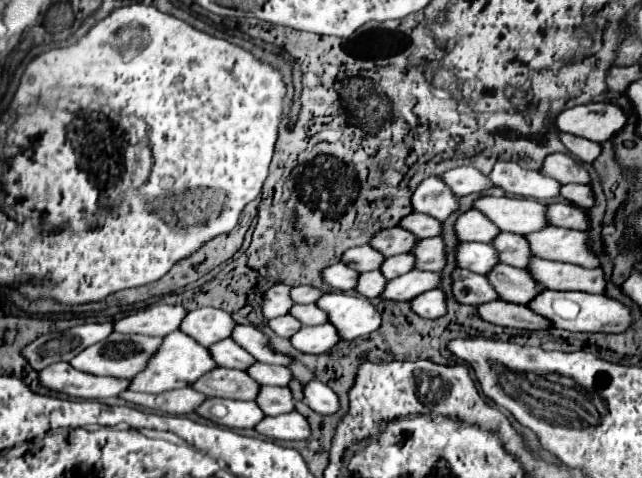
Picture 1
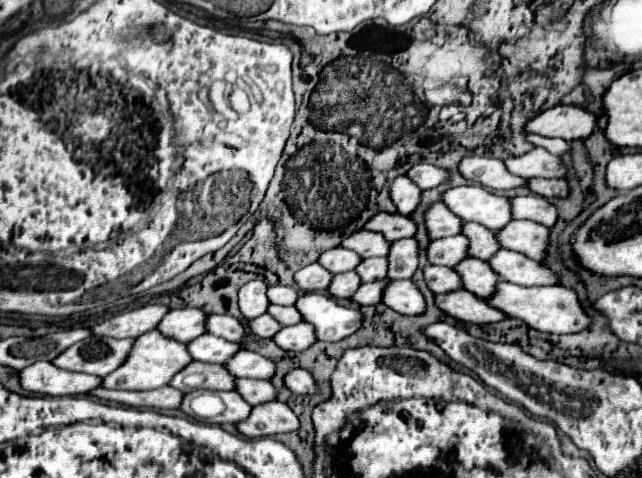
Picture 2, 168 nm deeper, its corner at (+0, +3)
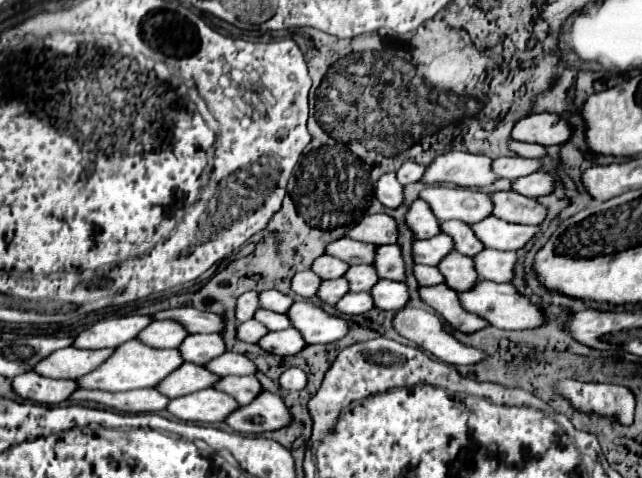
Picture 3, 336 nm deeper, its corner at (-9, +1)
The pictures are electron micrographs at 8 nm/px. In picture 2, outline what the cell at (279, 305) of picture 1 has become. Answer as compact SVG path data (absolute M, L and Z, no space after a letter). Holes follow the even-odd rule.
M253 280L247 282L241 290L239 290L239 310L245 318L257 318L261 314L265 314L269 300L267 300L267 284L261 280Z

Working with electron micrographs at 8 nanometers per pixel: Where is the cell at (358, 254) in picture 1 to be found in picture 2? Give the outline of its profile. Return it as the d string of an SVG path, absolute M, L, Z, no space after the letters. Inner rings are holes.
M331 248L327 252L323 252L319 256L319 264L323 268L327 268L331 274L339 274L339 272L349 272L355 268L355 264L359 264L359 256L355 256L355 252L347 250L347 248Z

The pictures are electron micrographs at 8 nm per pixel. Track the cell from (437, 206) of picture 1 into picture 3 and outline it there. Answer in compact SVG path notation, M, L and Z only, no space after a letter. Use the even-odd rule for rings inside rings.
M384 174L376 186L376 198L386 208L398 208L404 204L404 186L396 182L396 174Z

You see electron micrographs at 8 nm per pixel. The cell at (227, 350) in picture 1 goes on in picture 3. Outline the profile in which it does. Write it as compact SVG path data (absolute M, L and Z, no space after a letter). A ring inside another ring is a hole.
M190 334L180 346L182 358L194 364L206 364L226 352L224 338L220 334Z

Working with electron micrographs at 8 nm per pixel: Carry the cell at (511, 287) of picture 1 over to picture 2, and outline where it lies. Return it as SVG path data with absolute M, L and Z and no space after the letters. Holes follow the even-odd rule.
M467 258L467 260L461 260L453 270L459 274L463 290L467 290L479 298L491 296L491 292L495 292L495 284L499 282L499 276L495 276L495 272L491 272L491 268L485 260Z

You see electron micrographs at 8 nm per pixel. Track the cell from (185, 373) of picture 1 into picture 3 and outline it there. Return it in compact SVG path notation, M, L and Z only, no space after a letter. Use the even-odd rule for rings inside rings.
M132 340L132 342L124 342L116 348L116 352L94 372L82 376L78 380L80 388L98 388L98 390L106 390L106 392L124 392L124 390L136 390L136 388L154 388L158 386L168 374L172 374L174 370L178 370L178 366L182 366L184 358L180 354L180 350L172 348L172 350L160 350L160 348L152 348L146 346L140 340Z

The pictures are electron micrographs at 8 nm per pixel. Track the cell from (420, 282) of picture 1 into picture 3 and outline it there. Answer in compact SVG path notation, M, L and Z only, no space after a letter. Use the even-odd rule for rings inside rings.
M348 292L338 304L336 308L342 312L342 314L348 314L348 316L358 316L358 314L366 314L374 308L374 302L372 302L372 294L368 292L360 292L360 294L352 294Z

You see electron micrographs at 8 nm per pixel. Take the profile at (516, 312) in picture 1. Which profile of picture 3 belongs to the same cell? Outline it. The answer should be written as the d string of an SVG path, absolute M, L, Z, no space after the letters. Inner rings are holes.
M438 284L438 286L428 286L428 288L420 288L420 298L434 308L434 312L438 312L446 322L450 322L452 328L460 330L460 332L478 332L482 328L488 328L490 322L484 322L484 318L476 316L476 314L468 314L468 310L464 310L464 306L460 306L460 298L458 292L452 290L450 286Z

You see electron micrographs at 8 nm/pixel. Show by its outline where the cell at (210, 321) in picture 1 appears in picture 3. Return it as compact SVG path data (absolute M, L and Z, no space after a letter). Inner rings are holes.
M154 320L144 332L140 332L138 340L152 348L178 348L180 342L188 336L188 330L180 326L180 322L172 320Z

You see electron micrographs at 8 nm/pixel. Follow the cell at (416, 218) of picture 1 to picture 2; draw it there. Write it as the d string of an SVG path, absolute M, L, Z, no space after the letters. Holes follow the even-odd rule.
M379 212L375 216L371 216L371 220L365 222L363 226L365 230L371 230L371 232L379 232L383 234L385 240L393 242L393 240L399 240L399 238L409 238L415 234L415 222L409 220L407 216L403 214L387 214L387 212Z

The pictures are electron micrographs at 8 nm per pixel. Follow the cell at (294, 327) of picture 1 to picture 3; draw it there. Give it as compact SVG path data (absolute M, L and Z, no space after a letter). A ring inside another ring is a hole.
M256 320L238 324L238 340L242 340L242 342L258 342L268 332L270 330L264 330L264 326L260 326L260 322L256 322Z

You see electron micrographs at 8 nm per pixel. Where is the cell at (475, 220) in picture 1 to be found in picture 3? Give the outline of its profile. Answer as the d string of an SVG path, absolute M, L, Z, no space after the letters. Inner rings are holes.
M422 198L416 200L410 206L410 210L406 214L406 220L408 220L408 226L412 228L414 236L420 238L420 240L422 238L432 238L432 236L436 236L436 234L442 232L440 230L440 220L432 214L428 202L424 202Z

